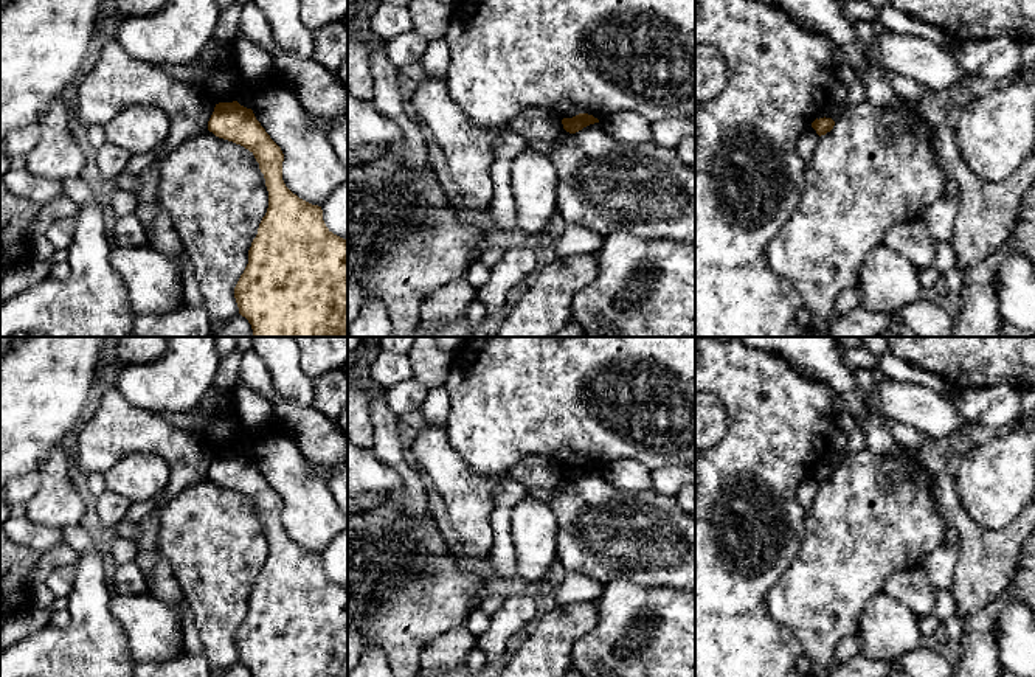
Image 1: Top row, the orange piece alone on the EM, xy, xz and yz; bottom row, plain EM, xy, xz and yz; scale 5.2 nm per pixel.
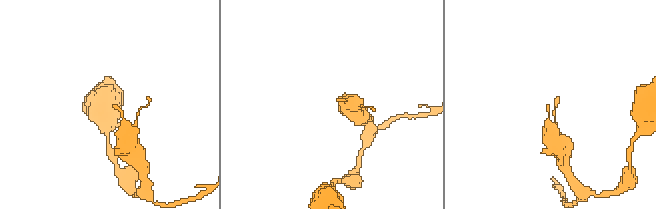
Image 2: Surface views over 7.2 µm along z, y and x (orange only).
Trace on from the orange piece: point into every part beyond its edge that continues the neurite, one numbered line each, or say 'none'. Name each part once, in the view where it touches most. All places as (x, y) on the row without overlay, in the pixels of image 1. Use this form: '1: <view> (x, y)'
none

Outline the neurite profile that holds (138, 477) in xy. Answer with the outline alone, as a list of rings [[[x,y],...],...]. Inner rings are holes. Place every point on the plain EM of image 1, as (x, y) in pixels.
[[[135,452],[123,457],[104,474],[107,491],[144,503],[169,483],[171,466],[157,453]]]

